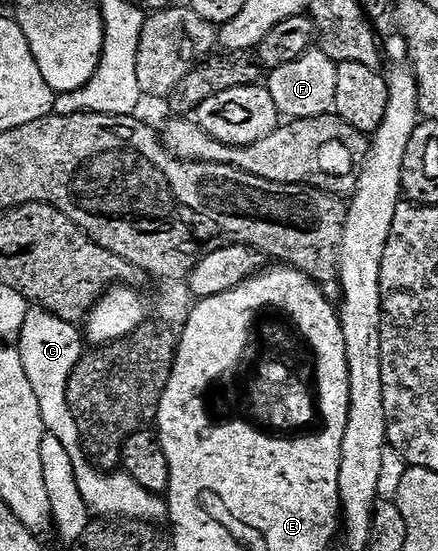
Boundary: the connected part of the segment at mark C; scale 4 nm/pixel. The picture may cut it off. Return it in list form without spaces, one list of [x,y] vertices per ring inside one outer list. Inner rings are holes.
[[[33,307],[28,310],[25,325],[21,325],[17,346],[21,353],[21,365],[25,365],[25,377],[29,377],[29,385],[33,388],[37,406],[41,409],[43,430],[46,434],[57,437],[61,445],[65,445],[69,461],[73,461],[77,489],[81,489],[81,497],[85,497],[85,505],[91,510],[92,516],[106,517],[111,521],[162,524],[162,519],[164,522],[169,515],[163,495],[155,495],[149,489],[143,489],[122,470],[110,471],[96,467],[83,450],[83,438],[77,429],[73,409],[69,409],[67,404],[67,386],[77,361],[85,354],[84,332],[76,324],[61,321],[61,317]]]

